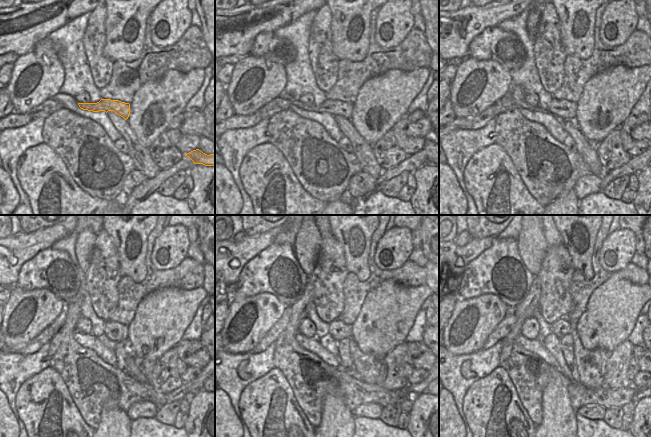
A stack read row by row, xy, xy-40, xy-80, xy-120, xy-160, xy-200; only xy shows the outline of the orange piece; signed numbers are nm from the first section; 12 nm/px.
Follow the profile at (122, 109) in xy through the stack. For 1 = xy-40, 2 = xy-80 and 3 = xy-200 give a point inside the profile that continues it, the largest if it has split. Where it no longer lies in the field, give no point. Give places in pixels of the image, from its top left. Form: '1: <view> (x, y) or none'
1: xy-40 (334, 107)
2: xy-80 (563, 109)
3: xy-200 (561, 327)

